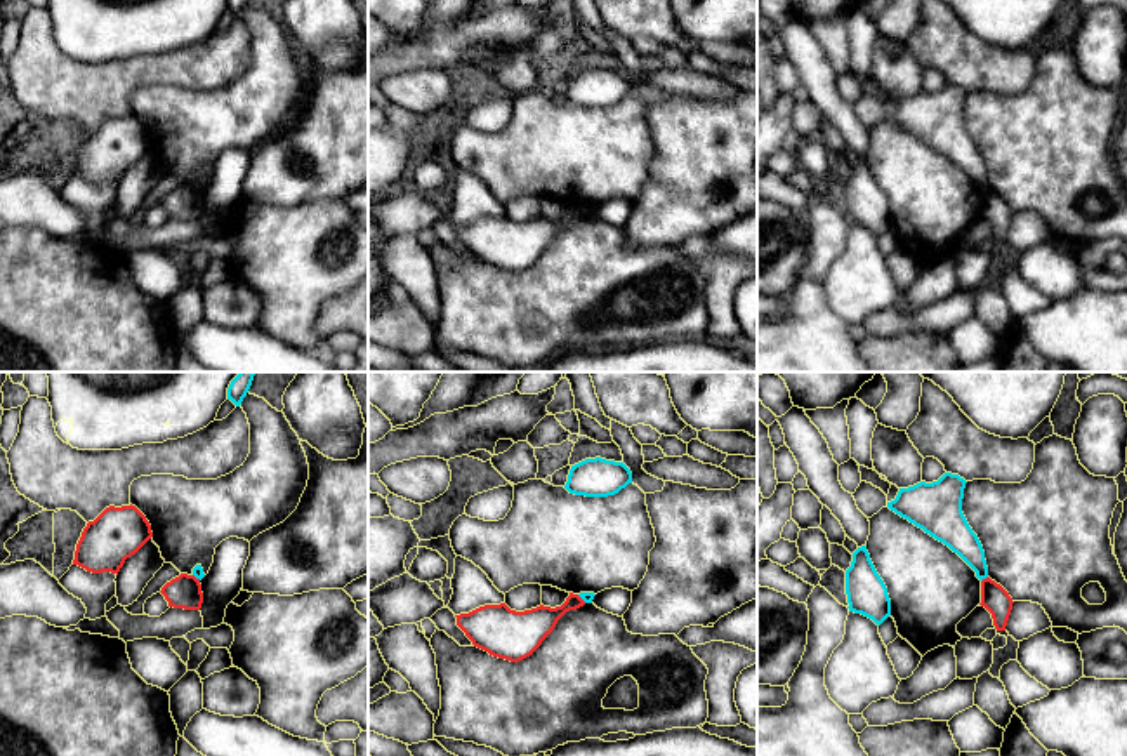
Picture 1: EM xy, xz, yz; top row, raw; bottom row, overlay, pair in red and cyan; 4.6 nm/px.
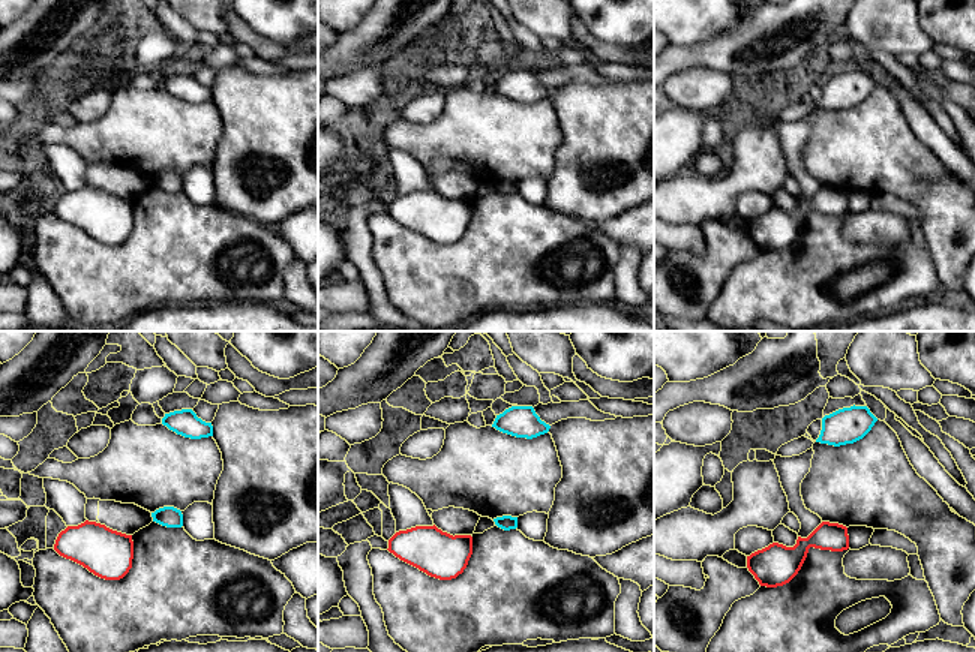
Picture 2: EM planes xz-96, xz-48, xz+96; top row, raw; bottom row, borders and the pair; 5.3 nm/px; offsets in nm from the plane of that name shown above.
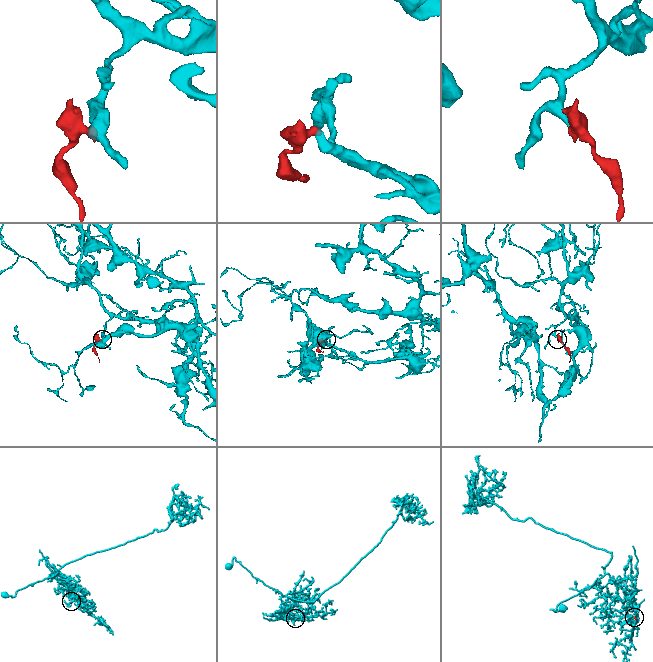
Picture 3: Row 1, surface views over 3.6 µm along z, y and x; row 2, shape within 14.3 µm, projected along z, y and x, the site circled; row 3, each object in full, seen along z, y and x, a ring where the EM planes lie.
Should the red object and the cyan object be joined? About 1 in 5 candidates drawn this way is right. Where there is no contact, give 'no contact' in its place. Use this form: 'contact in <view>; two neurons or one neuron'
contact in yz; two neurons

